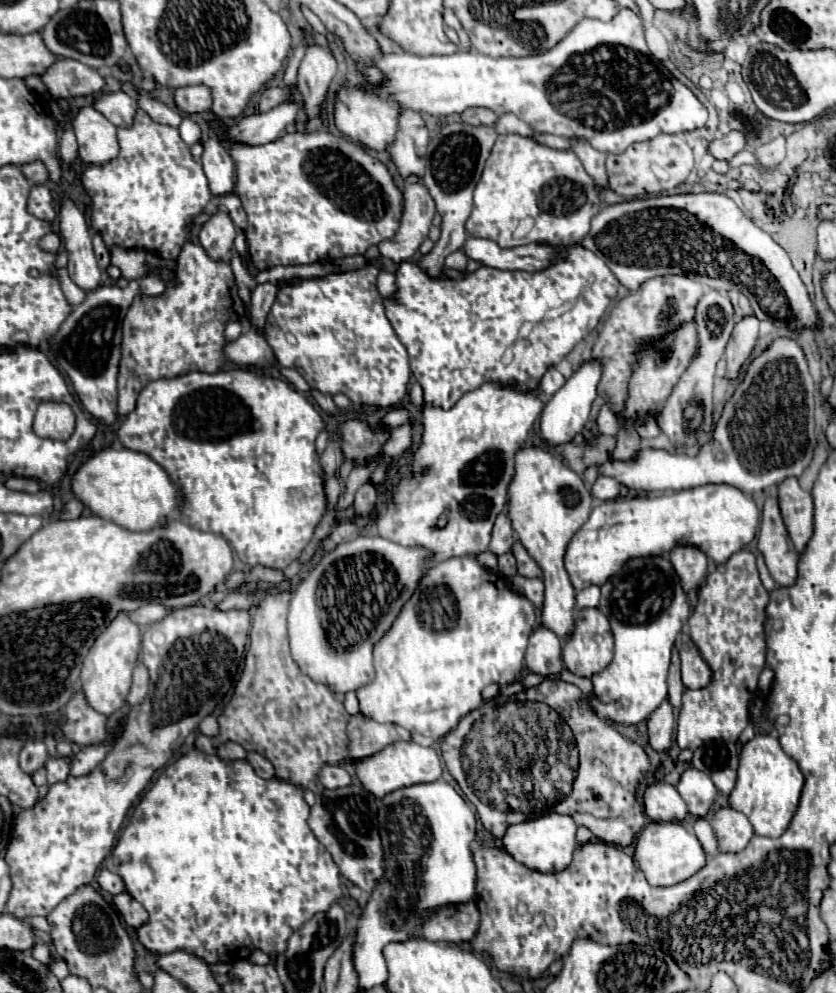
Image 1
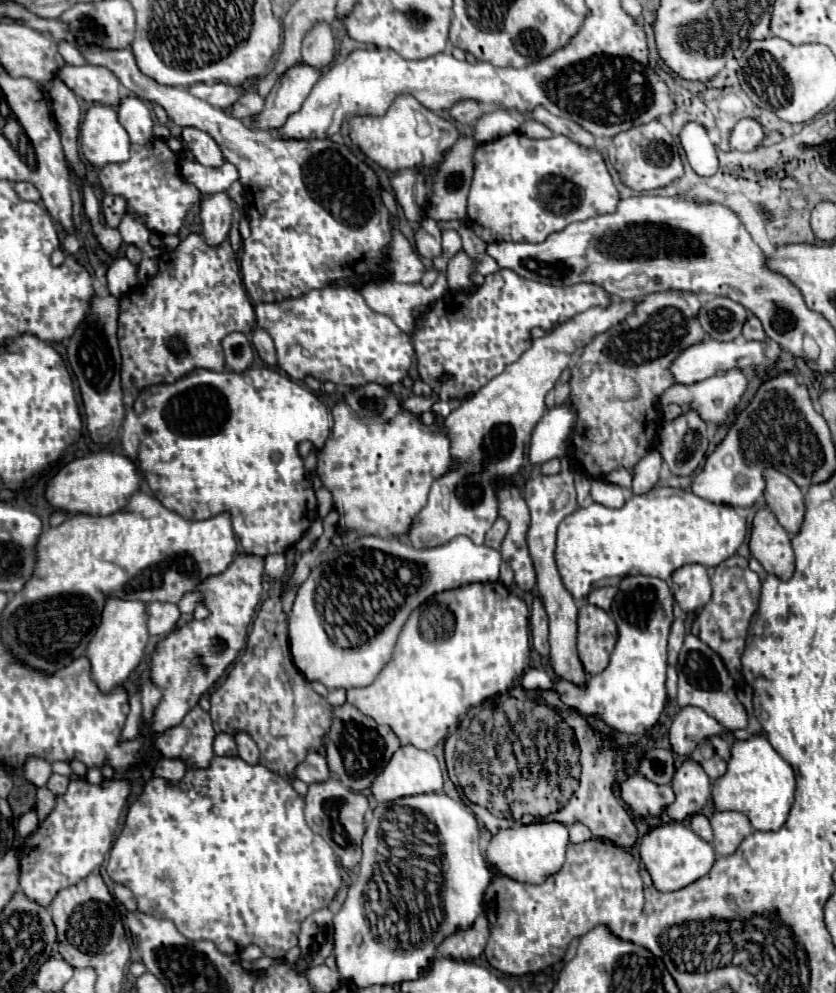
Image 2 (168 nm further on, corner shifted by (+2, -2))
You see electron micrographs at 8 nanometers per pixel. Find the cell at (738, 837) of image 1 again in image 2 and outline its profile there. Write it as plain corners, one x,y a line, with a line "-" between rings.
714,812
710,824
714,830
712,844
720,856
734,854
740,842
754,832
750,820
740,812

